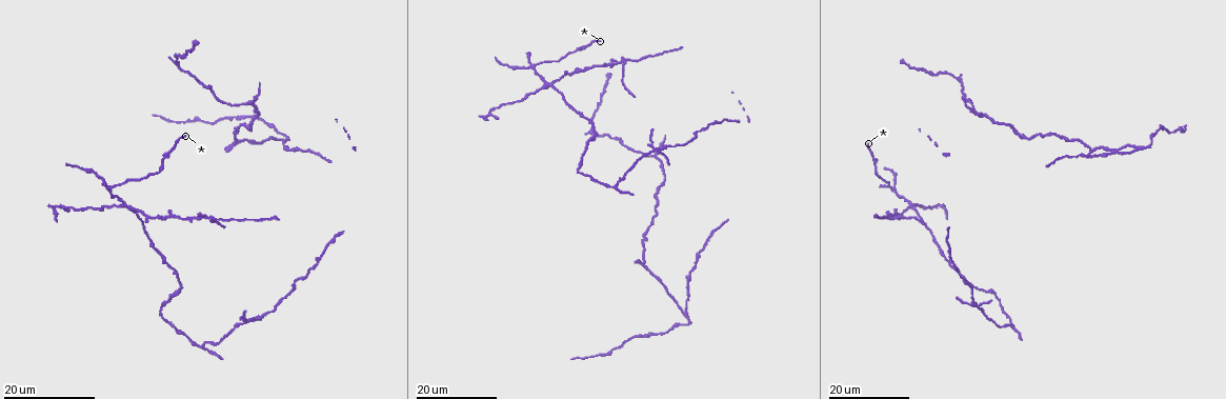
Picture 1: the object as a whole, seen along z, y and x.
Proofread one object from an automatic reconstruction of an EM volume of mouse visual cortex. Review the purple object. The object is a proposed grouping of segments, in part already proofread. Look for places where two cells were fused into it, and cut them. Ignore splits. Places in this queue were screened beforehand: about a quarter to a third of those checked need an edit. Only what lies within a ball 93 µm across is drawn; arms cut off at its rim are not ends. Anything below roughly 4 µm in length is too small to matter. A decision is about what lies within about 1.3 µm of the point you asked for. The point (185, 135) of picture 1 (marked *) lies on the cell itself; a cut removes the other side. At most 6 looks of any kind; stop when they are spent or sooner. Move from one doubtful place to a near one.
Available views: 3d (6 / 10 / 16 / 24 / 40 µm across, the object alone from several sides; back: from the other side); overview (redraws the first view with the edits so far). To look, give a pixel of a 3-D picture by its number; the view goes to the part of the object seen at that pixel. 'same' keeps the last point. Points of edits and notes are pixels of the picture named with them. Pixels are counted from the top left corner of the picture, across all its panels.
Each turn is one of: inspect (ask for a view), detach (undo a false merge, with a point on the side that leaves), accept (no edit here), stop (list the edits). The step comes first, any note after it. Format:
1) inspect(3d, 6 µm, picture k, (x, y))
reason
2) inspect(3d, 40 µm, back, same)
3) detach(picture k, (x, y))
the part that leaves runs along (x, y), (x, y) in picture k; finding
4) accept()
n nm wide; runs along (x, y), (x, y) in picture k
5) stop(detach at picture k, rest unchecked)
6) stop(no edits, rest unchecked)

inspect(3d, 16 µm, picture 1, (553, 87))
two arms at a narrow angle

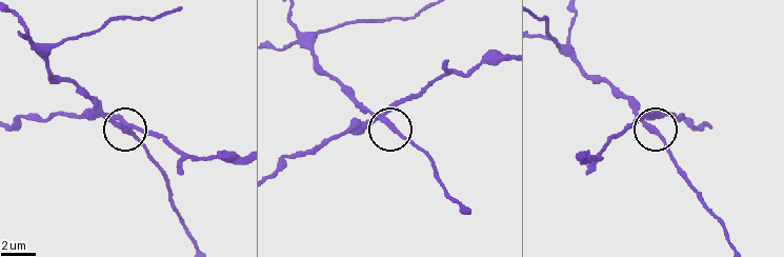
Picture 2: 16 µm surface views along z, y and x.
inspect(3d, 6 µm, picture 2, (118, 125))

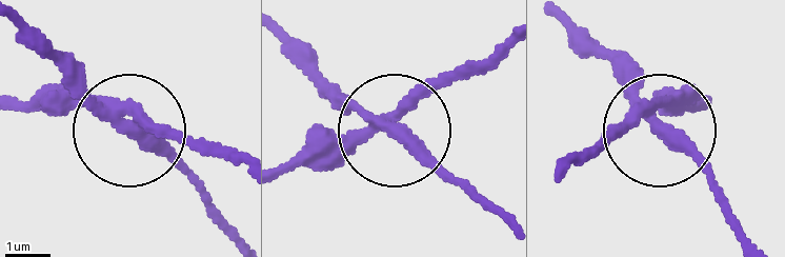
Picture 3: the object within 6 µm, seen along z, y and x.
detach(picture 3, (331, 164))
the part that leaves runs along (383, 121), (504, 54) in picture 3; a second cell is stuck on

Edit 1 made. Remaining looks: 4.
inspect(3d, 16 µm, picture 1, (110, 189))
three-way junction

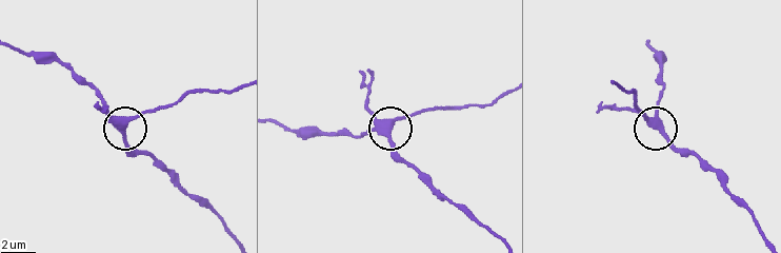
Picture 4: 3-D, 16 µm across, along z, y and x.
inspect(3d, 10 µm, picture 4, (122, 130))

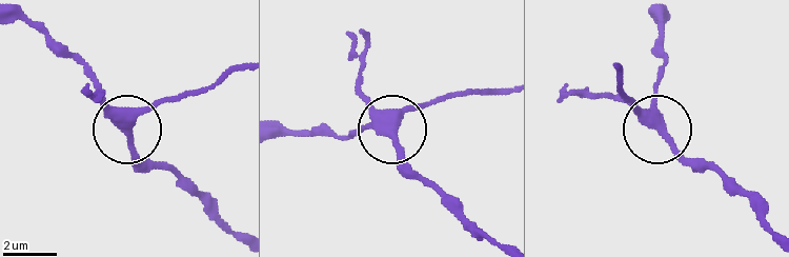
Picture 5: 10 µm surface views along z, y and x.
accept()
side arm 13 µm; 3 arms; continuous, no second cell

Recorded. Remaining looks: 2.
inspect(3d, 24 µm, picture 1, (249, 318))
four arms meet

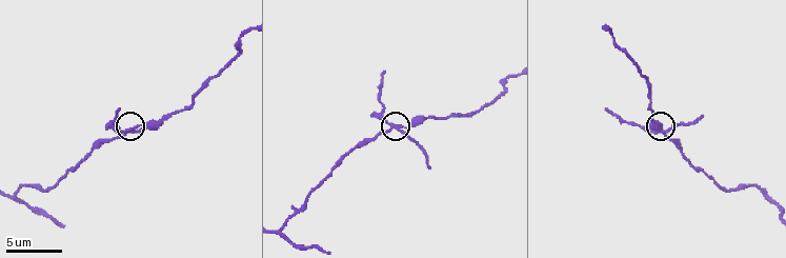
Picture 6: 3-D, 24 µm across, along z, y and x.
inspect(3d, 10 µm, picture 6, (127, 129))
closer look

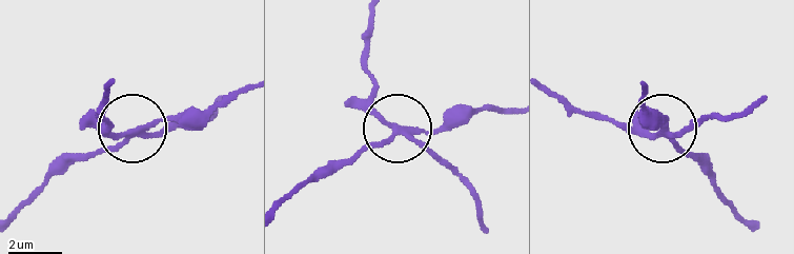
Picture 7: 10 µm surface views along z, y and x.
detach(picture 7, (368, 106))
side arm 6 µm; the part that leaves runs along (399, 132), (387, 124), (373, 97), (367, 16) in picture 7; a second cell is stuck on

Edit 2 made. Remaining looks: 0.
stop(detach at picture 3, detach at picture 7, rest unchecked)

